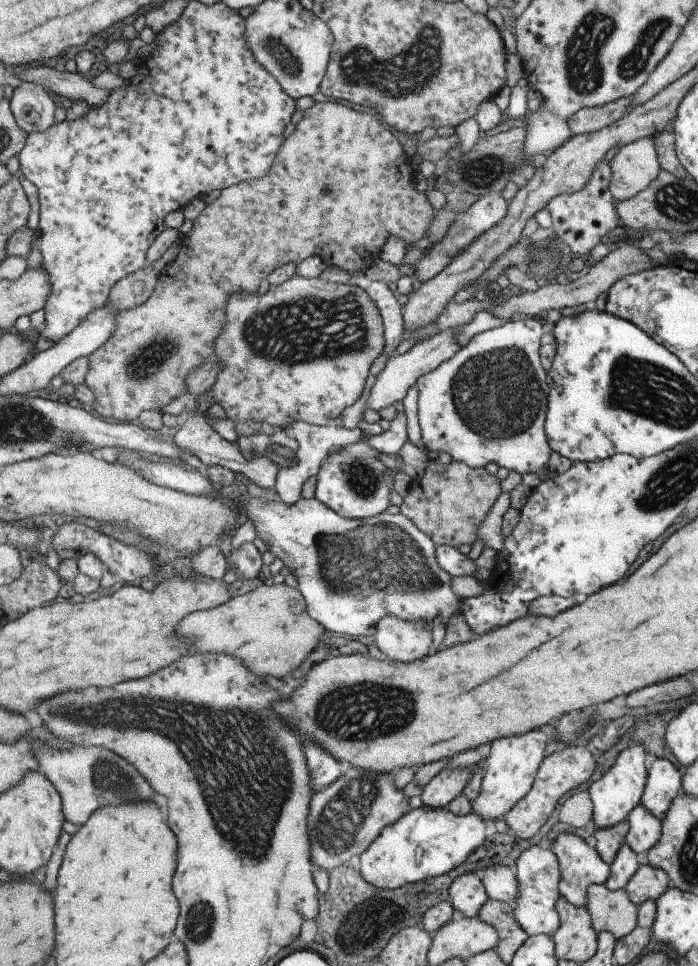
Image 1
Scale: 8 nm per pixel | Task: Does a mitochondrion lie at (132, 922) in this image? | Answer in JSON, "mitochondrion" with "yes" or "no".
{"mitochondrion":"no"}

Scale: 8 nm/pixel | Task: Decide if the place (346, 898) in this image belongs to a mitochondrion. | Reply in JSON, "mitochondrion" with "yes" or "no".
{"mitochondrion":"no"}

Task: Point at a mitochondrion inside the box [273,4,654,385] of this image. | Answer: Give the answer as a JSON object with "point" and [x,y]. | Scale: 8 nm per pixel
{"point":[418,58]}

